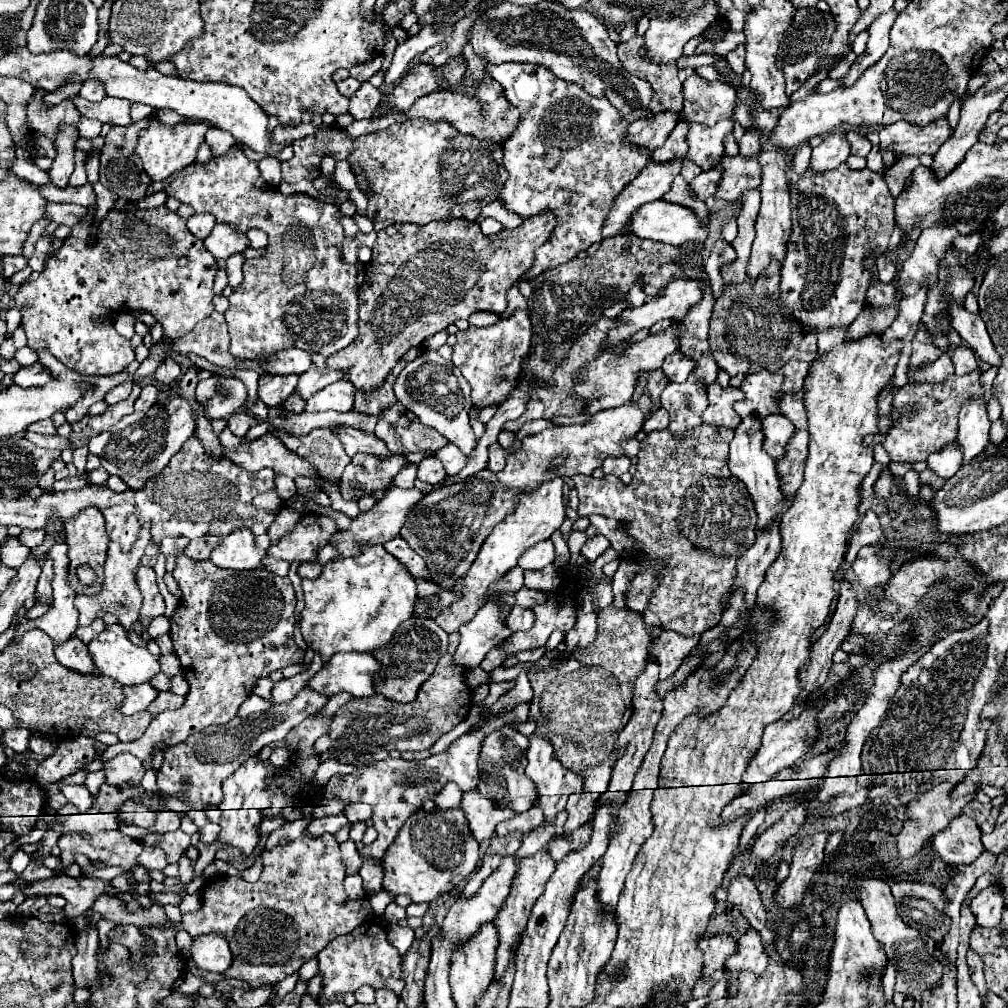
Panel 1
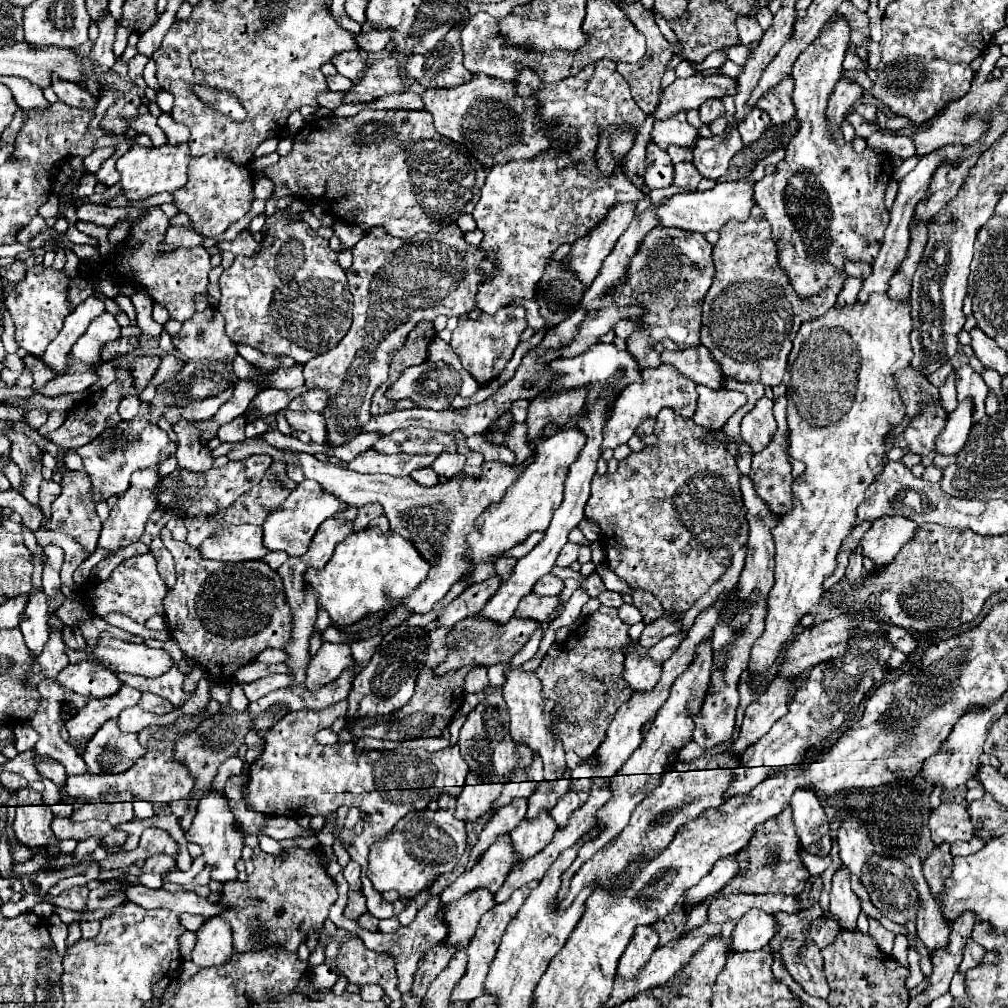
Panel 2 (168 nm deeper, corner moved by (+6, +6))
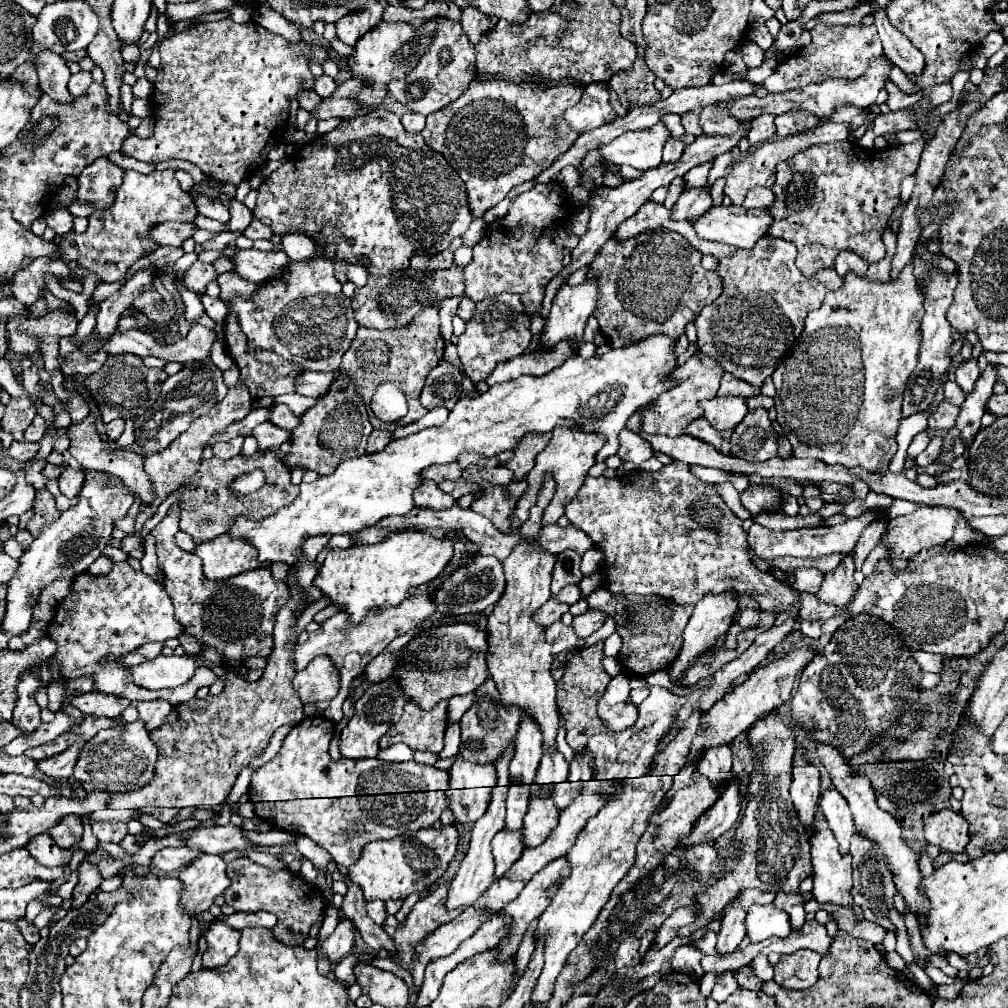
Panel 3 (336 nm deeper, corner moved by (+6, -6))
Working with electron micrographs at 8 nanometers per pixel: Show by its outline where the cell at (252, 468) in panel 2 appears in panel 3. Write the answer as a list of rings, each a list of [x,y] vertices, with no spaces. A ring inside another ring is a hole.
[[[253,469],[251,473],[239,475],[233,479],[233,483],[229,483],[229,489],[233,493],[239,495],[247,495],[247,493],[255,493],[265,485],[265,473],[261,469]]]

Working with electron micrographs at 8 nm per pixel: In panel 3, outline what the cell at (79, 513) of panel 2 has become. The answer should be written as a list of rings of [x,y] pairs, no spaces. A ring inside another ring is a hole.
[[[67,467],[67,469],[59,475],[57,481],[59,481],[61,493],[63,493],[65,497],[73,499],[73,497],[77,497],[77,491],[81,491],[81,483],[85,481],[85,475],[83,475],[83,471],[75,471],[75,469]]]

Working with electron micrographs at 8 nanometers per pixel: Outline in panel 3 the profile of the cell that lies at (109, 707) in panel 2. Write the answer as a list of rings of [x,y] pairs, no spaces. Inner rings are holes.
[[[75,741],[73,745],[69,745],[63,753],[49,757],[45,761],[39,761],[39,769],[49,775],[49,777],[71,777],[73,775],[73,767],[77,763],[77,755],[81,753],[81,749],[85,747],[87,741]]]

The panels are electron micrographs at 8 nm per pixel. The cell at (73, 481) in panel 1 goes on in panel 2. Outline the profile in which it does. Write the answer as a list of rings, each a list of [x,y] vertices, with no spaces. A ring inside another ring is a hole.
[[[43,481],[41,483],[41,491],[39,491],[39,509],[43,511],[43,519],[49,519],[49,509],[51,503],[59,497],[61,485],[55,481]]]

